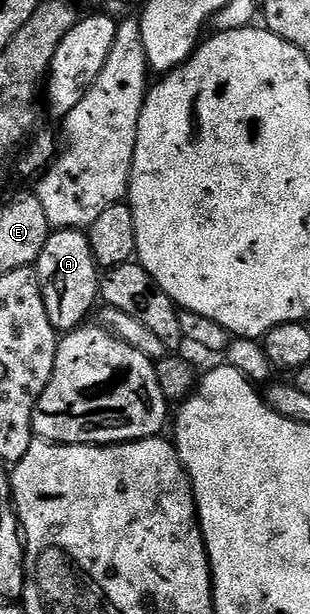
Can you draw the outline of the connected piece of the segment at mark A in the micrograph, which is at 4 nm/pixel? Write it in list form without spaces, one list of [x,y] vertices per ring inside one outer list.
[[[80,229],[53,230],[44,251],[40,251],[36,268],[52,327],[56,331],[79,328],[100,301],[100,266],[92,255],[89,236]]]

